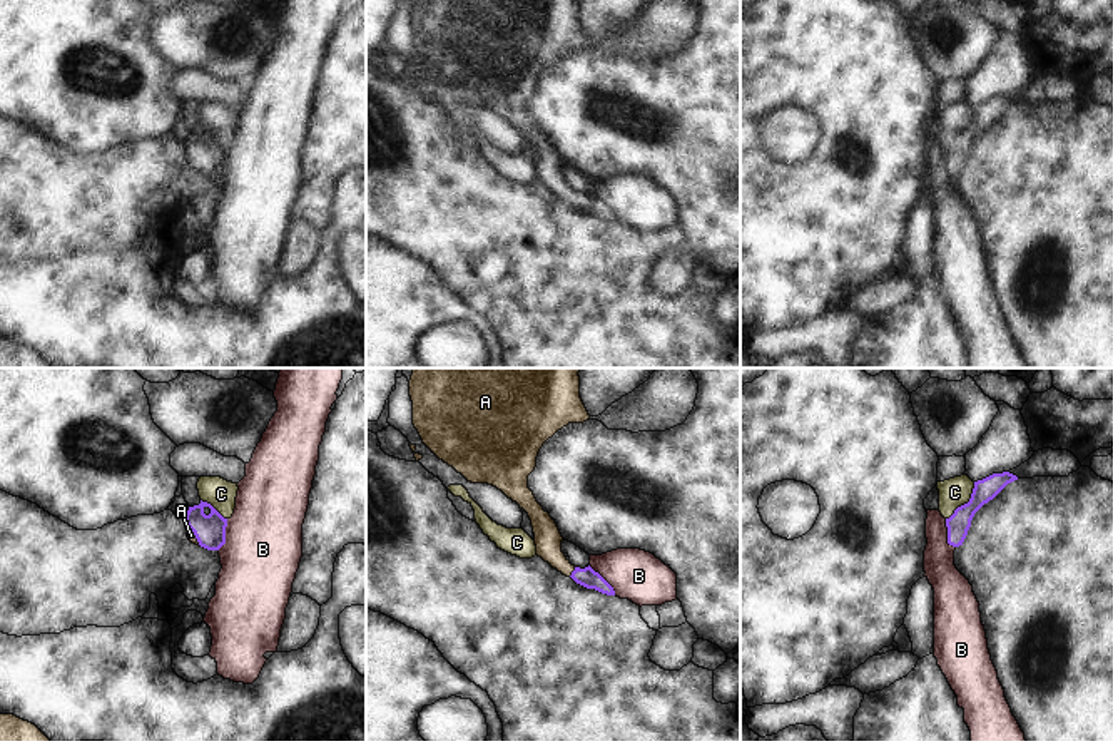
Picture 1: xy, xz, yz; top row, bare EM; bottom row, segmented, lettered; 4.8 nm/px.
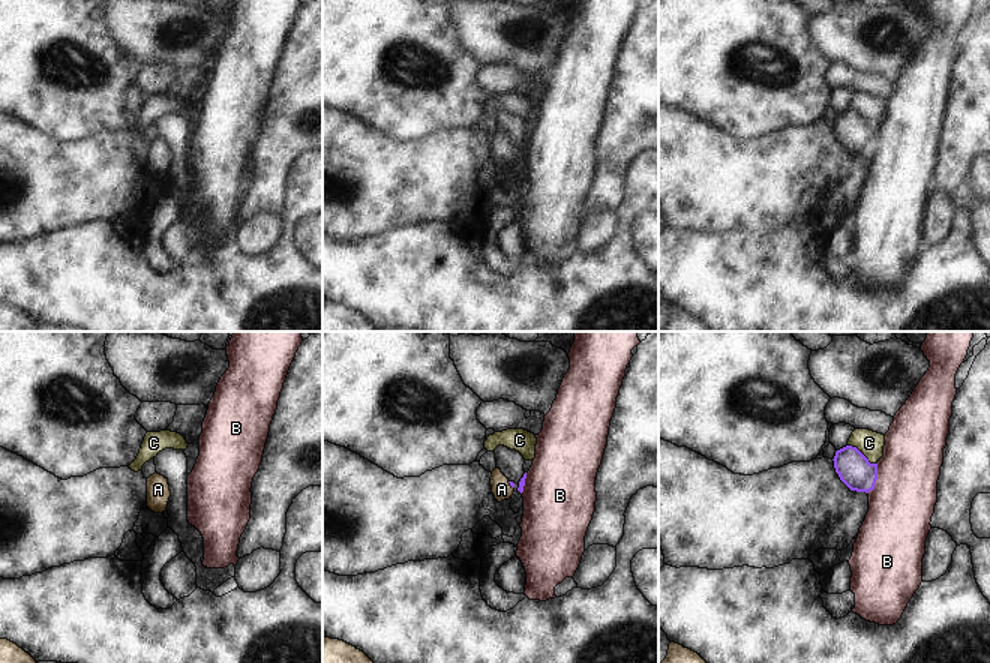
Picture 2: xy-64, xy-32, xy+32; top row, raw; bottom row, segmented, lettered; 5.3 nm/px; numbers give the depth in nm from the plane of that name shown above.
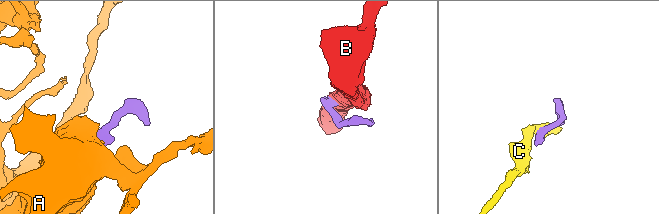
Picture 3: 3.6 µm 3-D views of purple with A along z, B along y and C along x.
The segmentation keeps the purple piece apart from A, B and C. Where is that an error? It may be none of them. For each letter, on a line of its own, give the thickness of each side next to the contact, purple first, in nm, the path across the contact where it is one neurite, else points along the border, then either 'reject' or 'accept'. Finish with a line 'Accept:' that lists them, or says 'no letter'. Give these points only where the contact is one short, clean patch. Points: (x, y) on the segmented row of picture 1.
A: 90 nm thick on the purple side, 130 nm on the other; runs through xz (587, 577), (572, 572), (550, 551), (548, 539); accept
B: 90 nm thick on the purple side, 240 nm on the other; border along xz (589, 564), (615, 594); reject
C: 110 nm thick on the purple side, 140 nm on the other; border along yz (975, 482), (971, 497), (946, 519); reject
Accept: A

